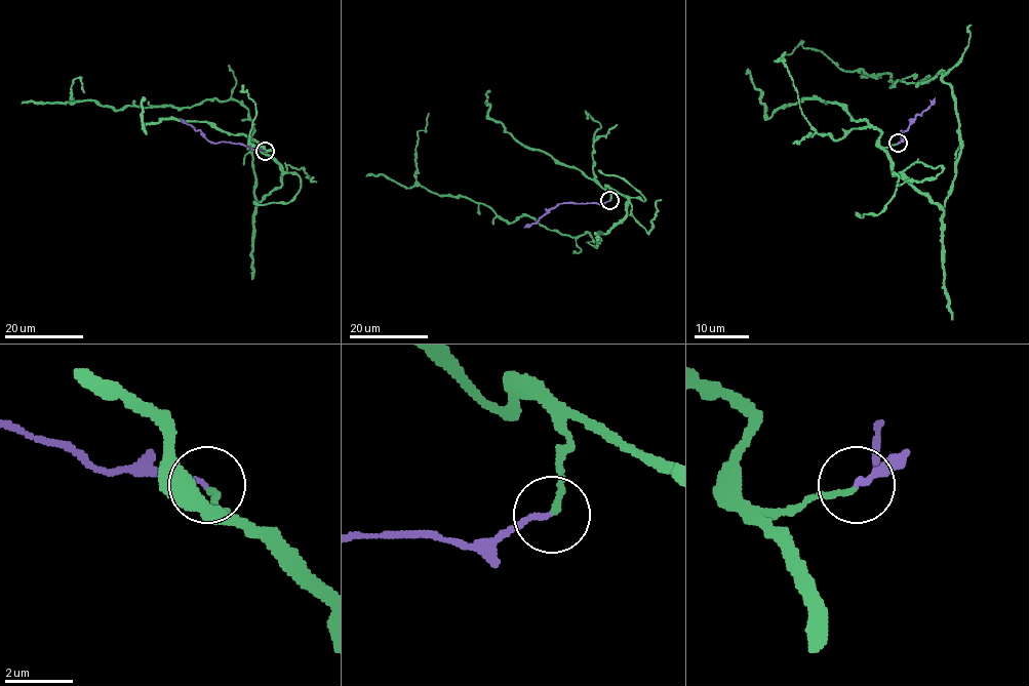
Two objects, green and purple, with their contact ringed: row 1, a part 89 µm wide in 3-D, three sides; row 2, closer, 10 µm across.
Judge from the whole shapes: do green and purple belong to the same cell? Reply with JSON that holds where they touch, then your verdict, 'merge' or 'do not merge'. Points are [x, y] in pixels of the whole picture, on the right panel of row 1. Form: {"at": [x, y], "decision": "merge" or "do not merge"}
{"at": [898, 143], "decision": "merge"}

